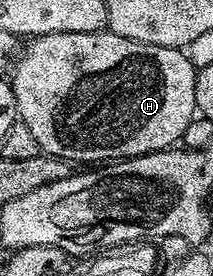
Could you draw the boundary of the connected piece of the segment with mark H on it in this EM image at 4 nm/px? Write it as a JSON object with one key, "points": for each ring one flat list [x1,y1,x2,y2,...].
{"points":[[100,31,98,33,54,33,53,35,41,35,40,37,30,38,26,42,27,54,23,57,23,85,27,89,31,89,31,93,22,94,21,97,21,120,25,123,25,127,29,127,33,131,33,139,37,139,40,150,48,157,56,157,62,161,70,161,78,163,78,161,115,161,118,157,139,157,142,153,155,153,158,149,164,151,170,150,176,144,175,141,187,128,191,125,191,120,196,120,197,114,195,111,195,74,196,66,191,66,191,61,186,57,182,48,174,49,173,47,161,47,160,45,150,45,149,43,137,43,133,39,125,39,121,35,110,31]]}

